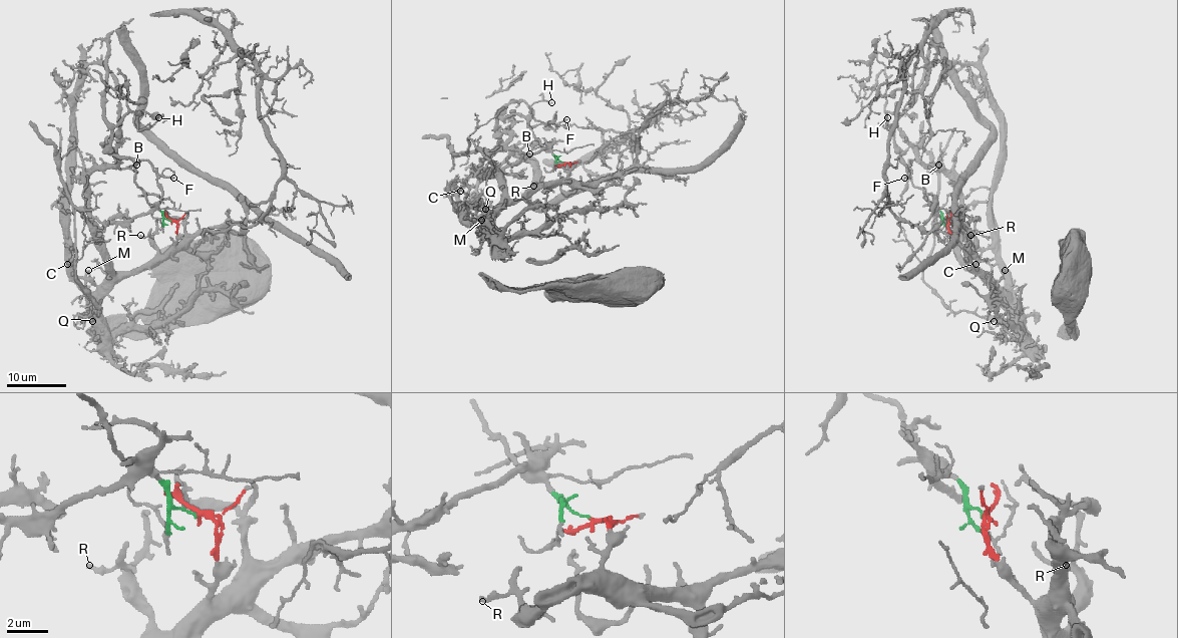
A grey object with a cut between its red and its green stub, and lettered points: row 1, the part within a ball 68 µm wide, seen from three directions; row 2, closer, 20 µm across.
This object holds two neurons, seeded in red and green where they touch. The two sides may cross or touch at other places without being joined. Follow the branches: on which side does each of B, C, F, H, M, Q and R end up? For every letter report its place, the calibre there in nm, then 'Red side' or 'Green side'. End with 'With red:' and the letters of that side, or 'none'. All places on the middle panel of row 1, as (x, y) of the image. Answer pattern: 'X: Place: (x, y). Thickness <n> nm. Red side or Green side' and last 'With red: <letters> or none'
B: Place: (529, 153). Thickness 140 nm. Red side
C: Place: (460, 191). Thickness 180 nm. Red side
F: Place: (566, 119). Thickness 150 nm. Green side
H: Place: (551, 102). Thickness 110 nm. Green side
M: Place: (481, 220). Thickness 140 nm. Red side
Q: Place: (485, 209). Thickness 140 nm. Red side
R: Place: (533, 186). Thickness 280 nm. Red side
With red: B, C, M, Q, R

